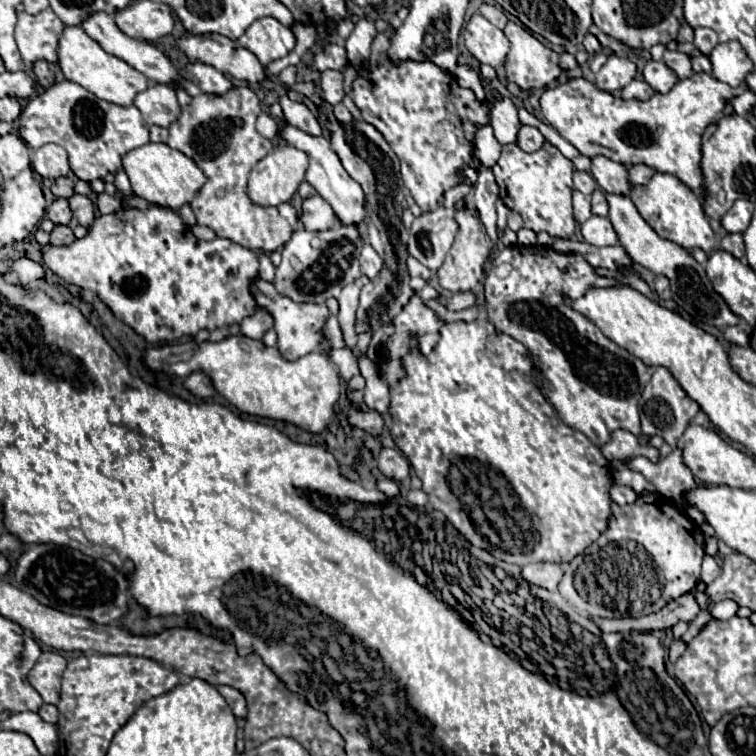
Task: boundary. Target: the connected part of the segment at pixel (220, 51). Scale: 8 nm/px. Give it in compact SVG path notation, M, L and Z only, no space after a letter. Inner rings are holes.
M190 35L180 37L178 47L188 59L200 61L216 67L218 71L230 75L232 79L246 83L260 83L266 69L248 49L240 47L236 41L222 35Z

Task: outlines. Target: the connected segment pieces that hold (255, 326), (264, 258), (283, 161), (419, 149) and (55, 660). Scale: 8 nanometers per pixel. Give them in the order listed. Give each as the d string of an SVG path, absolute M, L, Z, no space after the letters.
M256 307L254 315L246 317L246 321L240 323L240 331L242 331L242 335L246 335L250 339L262 339L262 335L268 329L272 329L272 325L274 325L274 319L268 315L268 311L262 307Z
M260 255L260 269L258 269L258 277L260 279L264 279L264 281L272 281L274 279L274 265L272 265L272 261L268 259L268 255Z
M280 145L272 153L268 153L262 161L258 161L258 165L254 165L246 193L248 193L250 201L254 201L256 205L262 205L262 207L286 203L298 191L298 185L304 181L306 169L308 169L308 159L306 159L304 151L294 149L290 145Z
M382 61L376 69L362 73L354 81L354 103L362 111L362 119L374 125L384 139L390 143L394 153L402 161L402 179L408 187L410 195L418 203L423 212L434 211L439 204L440 197L450 187L464 183L466 179L458 175L460 169L468 167L472 161L472 141L474 141L474 123L488 123L490 105L476 101L470 89L458 87L456 79L442 69L438 69L432 61L416 63L416 61L402 61L400 65L392 65L390 61Z
M44 651L28 673L30 685L42 695L44 703L56 705L60 701L60 683L66 669L66 659L56 651Z

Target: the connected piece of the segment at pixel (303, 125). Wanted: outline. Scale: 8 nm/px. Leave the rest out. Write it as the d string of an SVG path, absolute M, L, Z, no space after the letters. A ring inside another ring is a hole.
M284 95L284 97L280 97L280 105L282 105L282 111L284 111L284 119L290 125L294 125L294 127L298 127L298 129L302 129L302 131L306 131L310 135L322 135L322 129L318 125L316 115L304 103L290 101Z

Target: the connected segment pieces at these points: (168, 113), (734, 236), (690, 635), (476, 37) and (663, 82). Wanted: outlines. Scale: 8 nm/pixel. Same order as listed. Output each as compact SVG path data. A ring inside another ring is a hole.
M150 85L134 97L134 105L140 109L142 119L148 125L168 127L180 115L180 105L172 85Z
M728 233L720 241L720 249L732 253L736 259L742 259L744 257L744 237L740 233Z
M704 609L704 611L702 611L702 613L700 613L700 615L698 615L698 617L696 617L696 619L694 619L690 625L688 625L688 631L686 631L686 633L684 633L680 639L682 639L682 641L688 645L688 643L690 643L690 641L696 637L696 633L698 633L698 631L702 631L702 629L704 629L708 623L710 623L710 613Z
M480 13L472 15L464 29L464 39L468 51L486 65L492 65L498 69L506 61L506 53L510 49L510 41L506 35L492 25L488 19L484 19Z
M648 61L642 75L644 75L644 81L658 93L668 93L678 81L676 73L668 69L664 61Z

